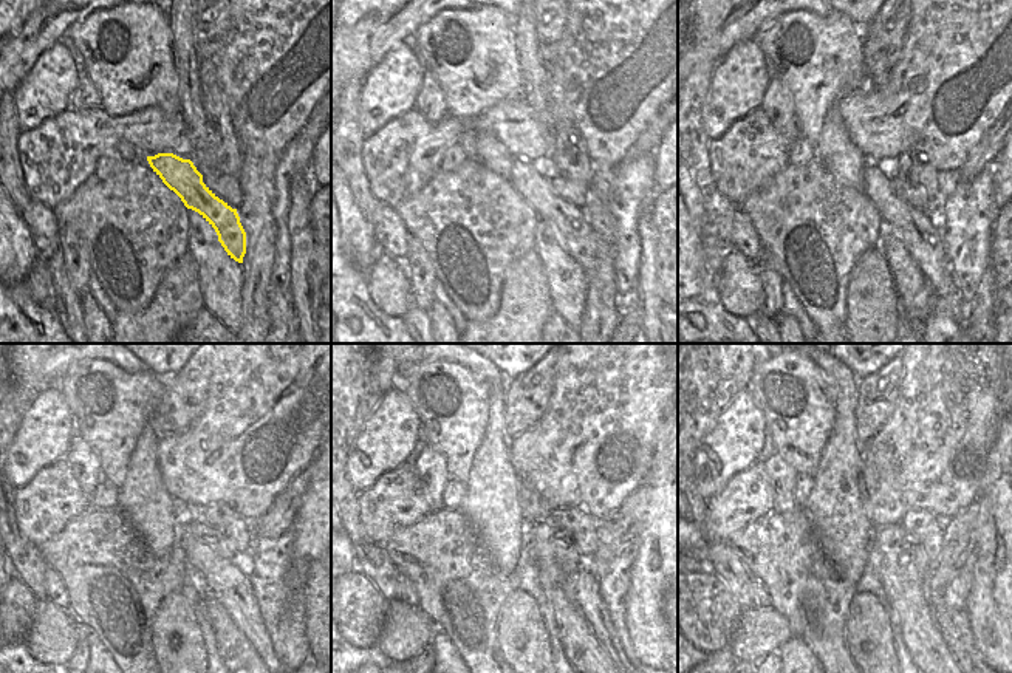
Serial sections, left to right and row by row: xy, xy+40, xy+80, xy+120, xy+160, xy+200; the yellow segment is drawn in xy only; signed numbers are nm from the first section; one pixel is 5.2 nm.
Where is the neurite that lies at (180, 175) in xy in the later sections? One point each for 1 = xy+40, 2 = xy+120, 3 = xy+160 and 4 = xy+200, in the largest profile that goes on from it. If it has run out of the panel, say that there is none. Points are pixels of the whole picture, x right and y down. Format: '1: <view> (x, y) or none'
1: xy+40 (571, 223)
2: xy+120 (226, 580)
3: xy+160 (582, 587)
4: xy+200 (941, 614)

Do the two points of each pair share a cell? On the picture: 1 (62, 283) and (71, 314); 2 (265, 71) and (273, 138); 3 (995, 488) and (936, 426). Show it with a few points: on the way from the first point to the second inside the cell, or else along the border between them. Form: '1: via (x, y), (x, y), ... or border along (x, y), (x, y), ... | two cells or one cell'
1: via (64, 291), (68, 307) | one cell
2: via (271, 88), (271, 107), (279, 118), (277, 121) | one cell
3: border along (995, 440), (986, 458), (980, 494), (967, 506) | two cells

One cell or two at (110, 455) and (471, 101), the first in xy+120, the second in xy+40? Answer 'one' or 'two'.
one

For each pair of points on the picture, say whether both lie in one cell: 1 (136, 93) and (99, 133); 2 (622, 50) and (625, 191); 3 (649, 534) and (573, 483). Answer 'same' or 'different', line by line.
1: different
2: different
3: different

